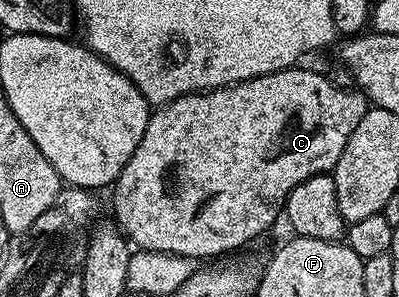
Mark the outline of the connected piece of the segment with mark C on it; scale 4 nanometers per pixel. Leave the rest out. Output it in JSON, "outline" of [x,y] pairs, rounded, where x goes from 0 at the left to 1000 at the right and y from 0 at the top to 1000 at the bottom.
{"outline":[[[729,229],[664,249],[619,276],[594,276],[586,290],[554,290],[549,303],[521,303],[501,316],[466,316],[439,343],[419,343],[414,357],[388,367],[371,404],[371,431],[361,431],[361,471],[341,485],[341,512],[331,512],[331,539],[311,552],[293,613],[283,616],[286,721],[293,758],[311,778],[318,805],[338,832],[391,848],[421,848],[454,869],[499,875],[546,875],[559,862],[576,862],[584,842],[624,822],[634,801],[647,801],[687,744],[699,744],[702,724],[717,704],[717,677],[742,633],[742,620],[762,620],[794,586],[827,586],[842,539],[852,539],[852,512],[862,512],[862,485],[872,485],[872,458],[892,444],[892,418],[912,404],[922,367],[922,333],[915,316],[880,296],[855,303],[840,290],[825,259],[794,249],[787,236]]]}

